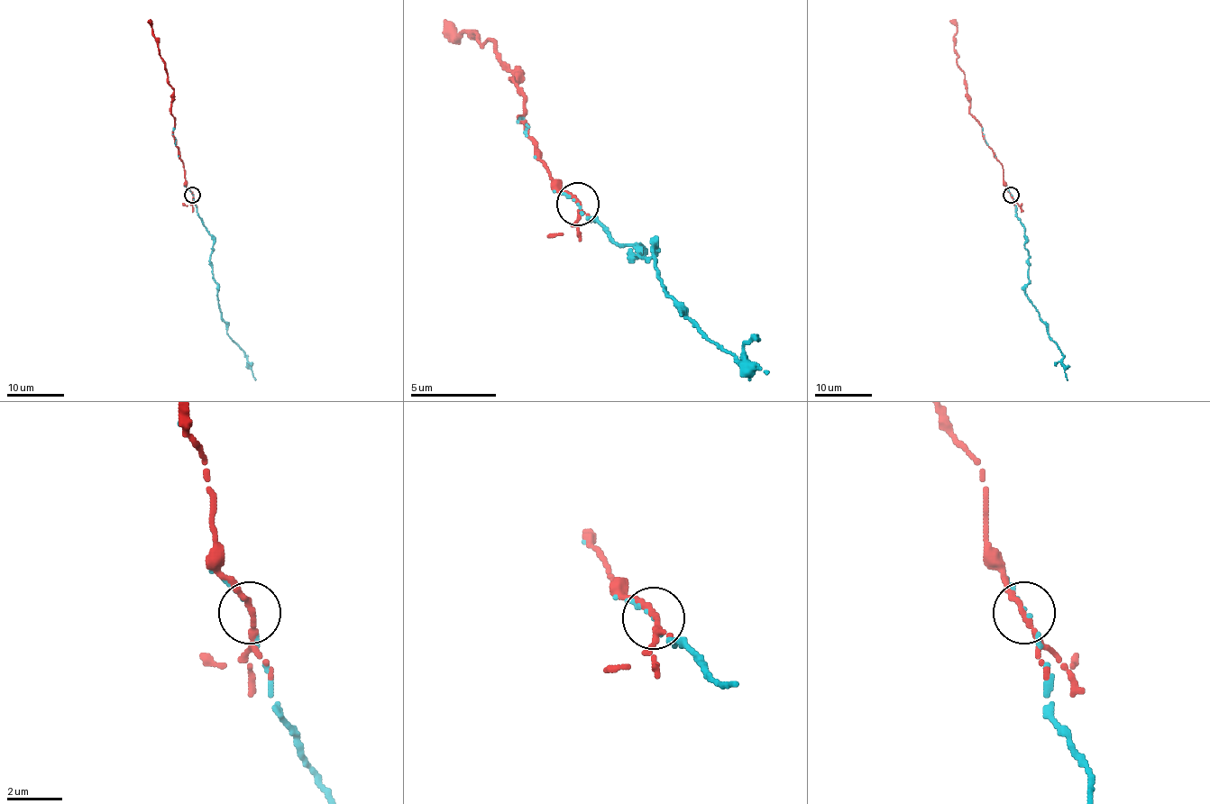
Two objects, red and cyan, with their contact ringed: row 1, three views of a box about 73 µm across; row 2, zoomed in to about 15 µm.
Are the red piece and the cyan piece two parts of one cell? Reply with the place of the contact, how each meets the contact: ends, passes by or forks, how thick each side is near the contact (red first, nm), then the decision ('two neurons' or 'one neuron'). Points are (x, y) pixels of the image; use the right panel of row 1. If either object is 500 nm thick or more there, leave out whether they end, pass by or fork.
place (1011, 195); red passes by; cyan passes by; calibres 200 and 70 nm; one neuron

